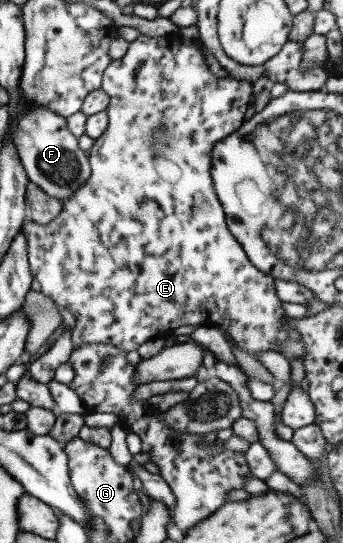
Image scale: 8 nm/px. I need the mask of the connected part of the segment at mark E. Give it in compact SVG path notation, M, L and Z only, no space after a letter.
M176 32L156 37L139 33L127 44L127 50L121 58L111 59L107 68L103 70L100 82L100 88L108 96L108 105L104 110L108 123L89 148L90 176L75 190L74 194L61 202L60 212L48 224L42 226L26 219L24 225L20 227L20 232L25 234L25 242L27 242L28 266L32 278L35 278L41 287L40 293L51 298L57 306L65 308L73 315L75 324L70 334L71 346L103 343L111 344L124 351L137 350L145 340L164 336L178 326L209 326L219 329L222 334L225 334L225 338L229 338L235 344L235 348L249 355L271 350L287 356L287 360L295 360L295 358L303 358L303 354L306 354L305 345L299 333L293 327L287 327L290 318L285 316L280 300L275 295L274 279L257 270L249 262L245 251L227 229L222 204L215 195L210 178L211 148L244 121L243 114L251 95L251 83L239 82L229 76L215 76L209 71L203 52L205 49L199 43L183 43Z

